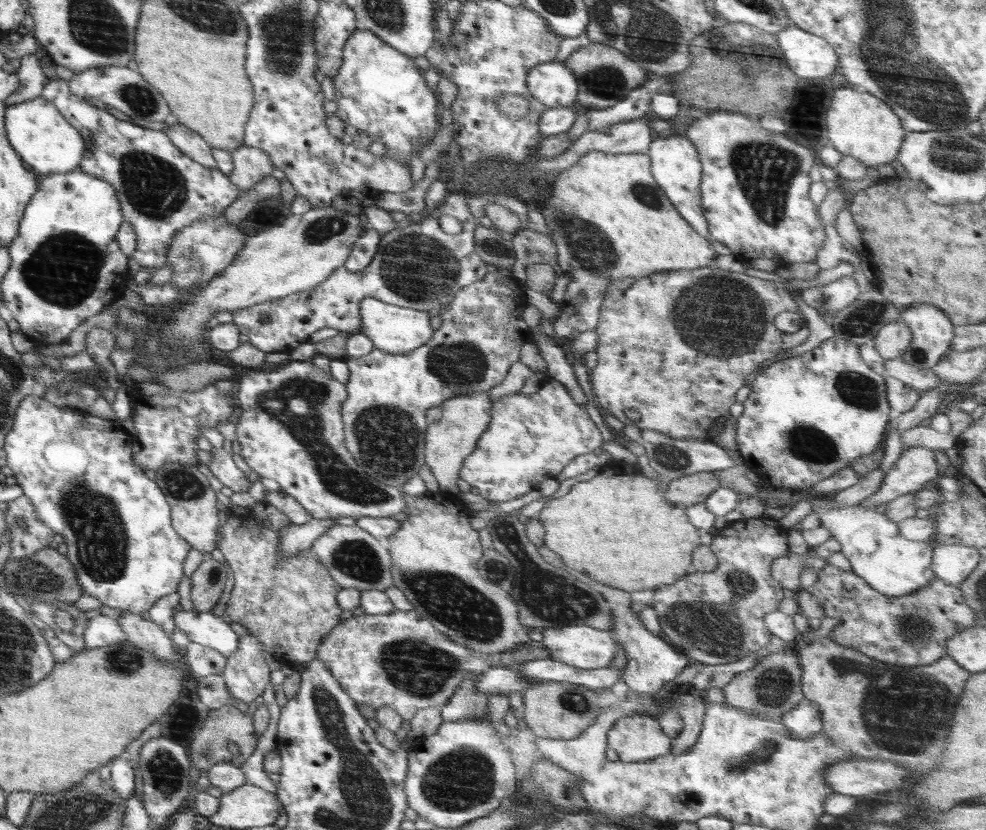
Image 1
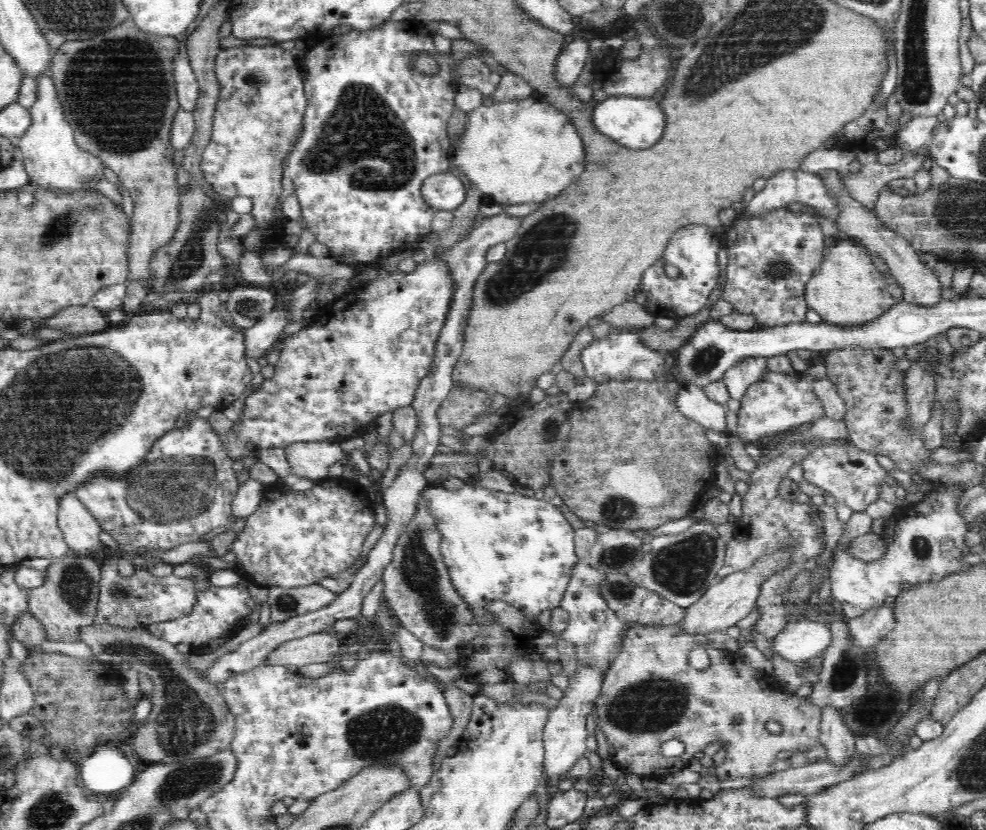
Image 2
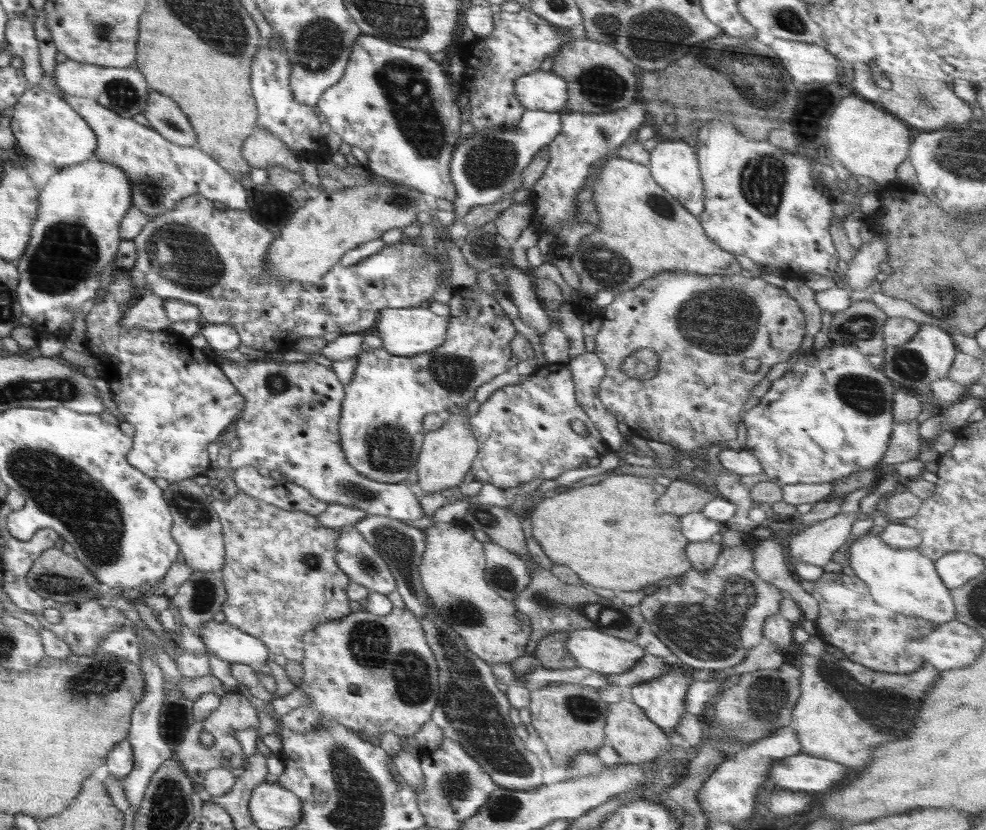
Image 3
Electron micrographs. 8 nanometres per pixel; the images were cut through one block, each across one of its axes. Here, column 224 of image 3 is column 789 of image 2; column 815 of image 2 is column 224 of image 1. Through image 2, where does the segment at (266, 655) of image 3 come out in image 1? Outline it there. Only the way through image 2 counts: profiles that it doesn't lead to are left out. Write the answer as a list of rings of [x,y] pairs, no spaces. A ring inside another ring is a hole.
[[[183,609],[173,614],[174,627],[182,629],[191,640],[218,650],[224,656],[230,656],[238,650],[240,637],[234,633],[230,623],[221,617],[216,617],[211,611],[184,611]]]

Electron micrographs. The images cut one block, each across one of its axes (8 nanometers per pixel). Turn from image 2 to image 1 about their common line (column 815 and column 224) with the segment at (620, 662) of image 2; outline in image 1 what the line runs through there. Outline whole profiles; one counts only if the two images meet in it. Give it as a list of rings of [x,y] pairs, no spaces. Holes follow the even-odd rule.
[[[226,703],[226,705],[210,710],[206,715],[206,721],[199,728],[198,735],[194,737],[190,743],[188,755],[194,766],[194,775],[207,772],[215,764],[220,762],[230,762],[234,766],[241,767],[248,757],[254,752],[258,744],[256,732],[253,726],[253,713],[244,713],[234,705]],[[234,742],[239,748],[239,755],[234,755],[229,751],[228,744]]]

